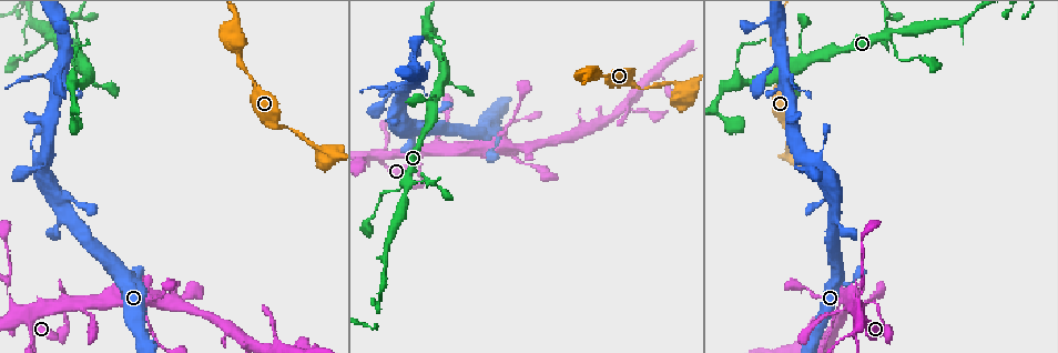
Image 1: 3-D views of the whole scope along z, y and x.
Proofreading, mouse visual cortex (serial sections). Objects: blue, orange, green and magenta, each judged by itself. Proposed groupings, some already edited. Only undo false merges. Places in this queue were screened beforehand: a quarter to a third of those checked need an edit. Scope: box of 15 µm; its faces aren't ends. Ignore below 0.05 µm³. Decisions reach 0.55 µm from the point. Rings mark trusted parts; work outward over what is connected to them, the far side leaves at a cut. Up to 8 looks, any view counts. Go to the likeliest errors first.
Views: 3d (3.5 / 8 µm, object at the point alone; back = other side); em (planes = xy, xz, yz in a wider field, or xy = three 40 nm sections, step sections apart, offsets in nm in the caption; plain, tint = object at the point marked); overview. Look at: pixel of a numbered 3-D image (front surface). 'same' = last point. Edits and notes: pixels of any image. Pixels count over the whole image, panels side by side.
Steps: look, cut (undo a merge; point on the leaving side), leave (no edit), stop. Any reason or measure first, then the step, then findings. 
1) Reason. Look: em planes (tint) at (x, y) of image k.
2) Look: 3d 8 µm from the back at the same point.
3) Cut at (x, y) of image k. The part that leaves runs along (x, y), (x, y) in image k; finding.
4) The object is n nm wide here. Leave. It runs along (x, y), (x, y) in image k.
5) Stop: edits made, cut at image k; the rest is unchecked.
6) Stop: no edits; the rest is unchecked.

A narrow waist. Look: 3d 3.5 µm at (862, 290) of image 1.

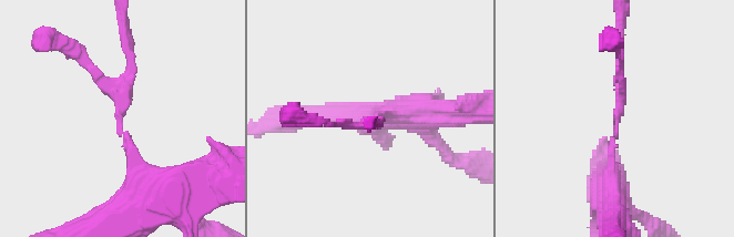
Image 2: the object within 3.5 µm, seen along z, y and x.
Look: em planes (tint) at (374, 115) of image 2.

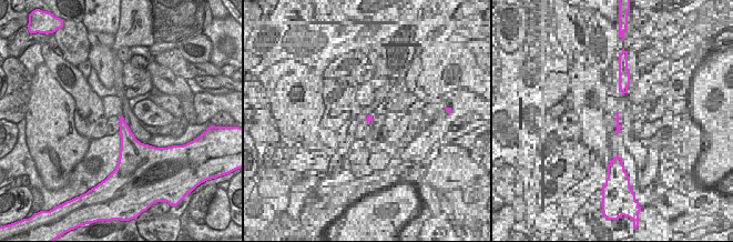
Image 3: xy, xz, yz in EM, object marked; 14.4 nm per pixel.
The arms are 150, 150, 300 nm wide. Leave. All the same cell.

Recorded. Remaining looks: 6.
Sharp bend. Look: 3d 8 µm at (432, 185) of image 1.

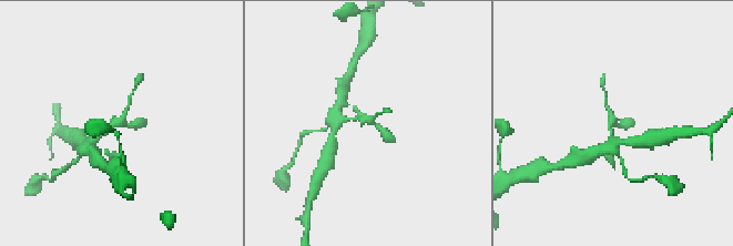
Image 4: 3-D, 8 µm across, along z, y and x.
Zoom in. Look: 3d 3.5 µm from the back at (372, 118) of image 4.

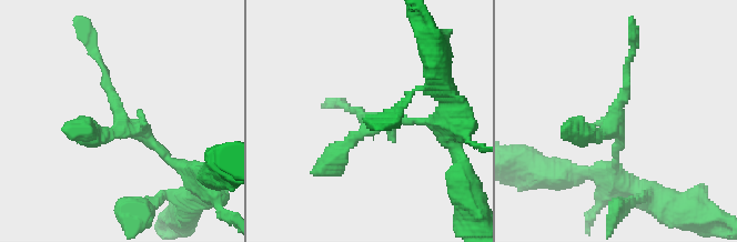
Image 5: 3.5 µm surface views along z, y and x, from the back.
Need the tissue. Look: em xy step 3 (tint) at (125, 126) of image 5.

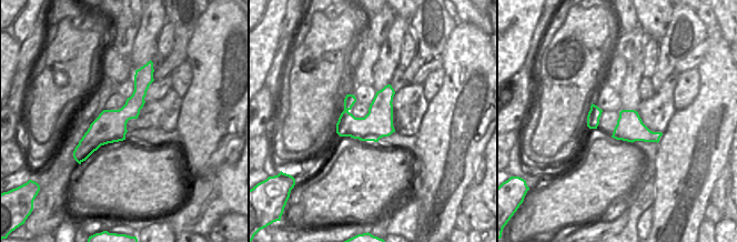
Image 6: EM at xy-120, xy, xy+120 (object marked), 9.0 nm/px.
Leave. It runs along (430, 121), (379, 119), (314, 170) in image 5; all the same cell.

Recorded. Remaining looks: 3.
Branch point. Look: 3d 3.5 µm at (788, 86) of image 1.

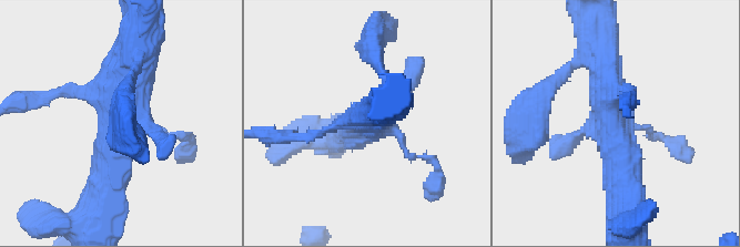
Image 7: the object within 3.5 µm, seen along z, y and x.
Look: em xy step 5 (tint) at (613, 127) of image 7.

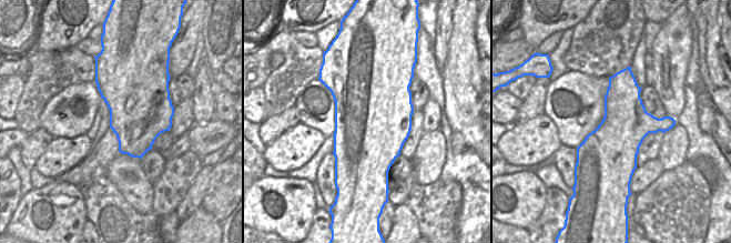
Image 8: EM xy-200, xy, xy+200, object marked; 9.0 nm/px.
Look: em xy step 2 (tint) at the same point.

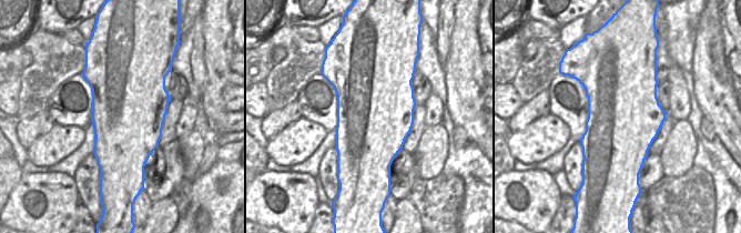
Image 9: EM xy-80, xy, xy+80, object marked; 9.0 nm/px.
The object is 700 nm wide here. Leave. It runs along (105, 193), (122, 135), (132, 53) in image 7; one cell here.

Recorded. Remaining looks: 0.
Stop: no edits; the rest is unchecked.

